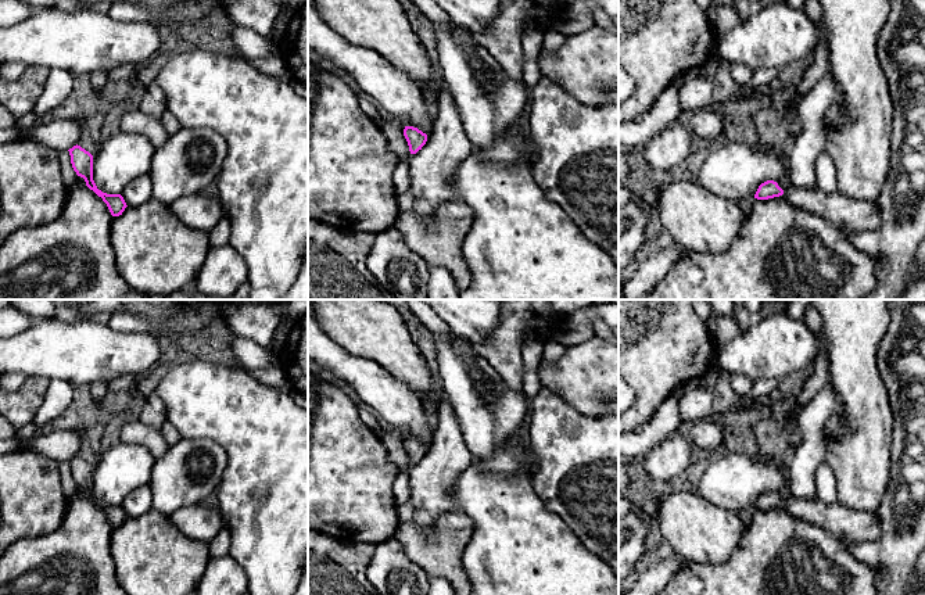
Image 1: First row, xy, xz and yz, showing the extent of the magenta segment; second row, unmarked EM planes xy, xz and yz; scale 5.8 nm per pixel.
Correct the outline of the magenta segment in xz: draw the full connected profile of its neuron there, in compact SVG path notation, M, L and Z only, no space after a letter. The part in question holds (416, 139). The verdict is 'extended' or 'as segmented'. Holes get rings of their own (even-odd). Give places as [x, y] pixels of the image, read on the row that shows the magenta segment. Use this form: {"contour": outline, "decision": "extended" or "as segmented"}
{"contour": "M405 126L404 136L408 141L410 154L416 154L427 141L427 135L413 126Z", "decision": "as segmented"}

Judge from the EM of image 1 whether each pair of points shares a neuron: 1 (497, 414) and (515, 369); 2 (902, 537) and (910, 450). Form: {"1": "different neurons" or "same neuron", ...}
{"1": "different neurons", "2": "same neuron"}

